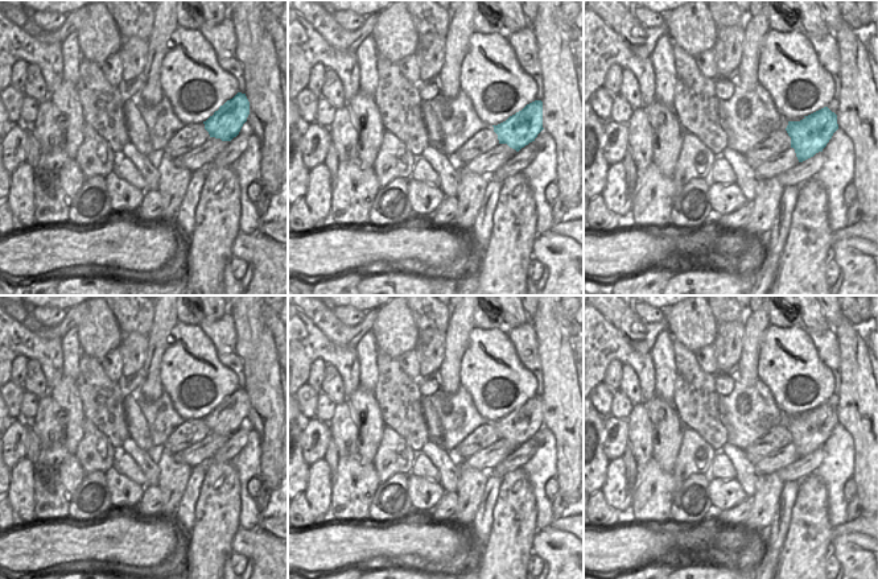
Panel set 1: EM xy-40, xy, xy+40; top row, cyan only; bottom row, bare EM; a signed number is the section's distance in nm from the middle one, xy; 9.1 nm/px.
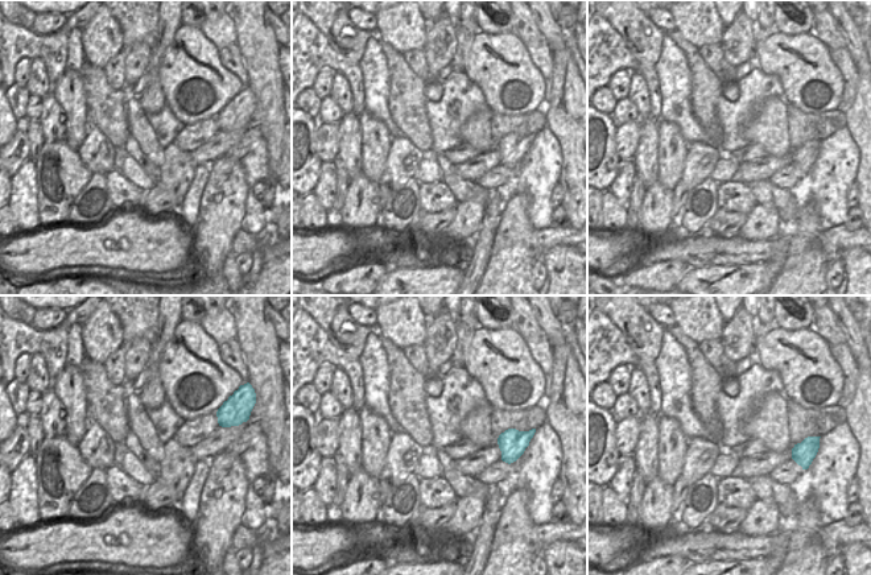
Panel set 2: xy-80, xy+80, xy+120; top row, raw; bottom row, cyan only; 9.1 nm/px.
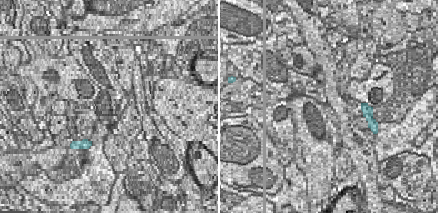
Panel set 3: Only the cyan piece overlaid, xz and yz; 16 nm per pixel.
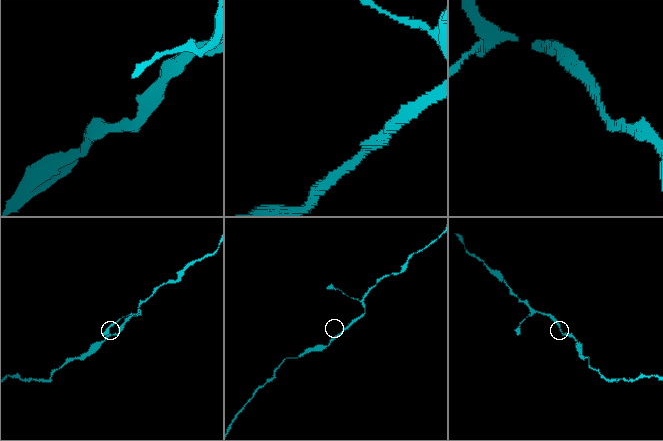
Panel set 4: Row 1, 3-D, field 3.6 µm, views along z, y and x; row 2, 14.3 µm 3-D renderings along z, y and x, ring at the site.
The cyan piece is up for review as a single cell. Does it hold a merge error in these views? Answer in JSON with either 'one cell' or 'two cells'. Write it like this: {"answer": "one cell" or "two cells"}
{"answer": "two cells"}

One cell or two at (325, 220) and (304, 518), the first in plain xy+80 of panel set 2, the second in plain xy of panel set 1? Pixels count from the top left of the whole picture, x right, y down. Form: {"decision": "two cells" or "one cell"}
{"decision": "one cell"}

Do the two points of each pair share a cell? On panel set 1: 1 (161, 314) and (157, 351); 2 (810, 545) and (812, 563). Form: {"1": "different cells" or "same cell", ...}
{"1": "same cell", "2": "same cell"}

